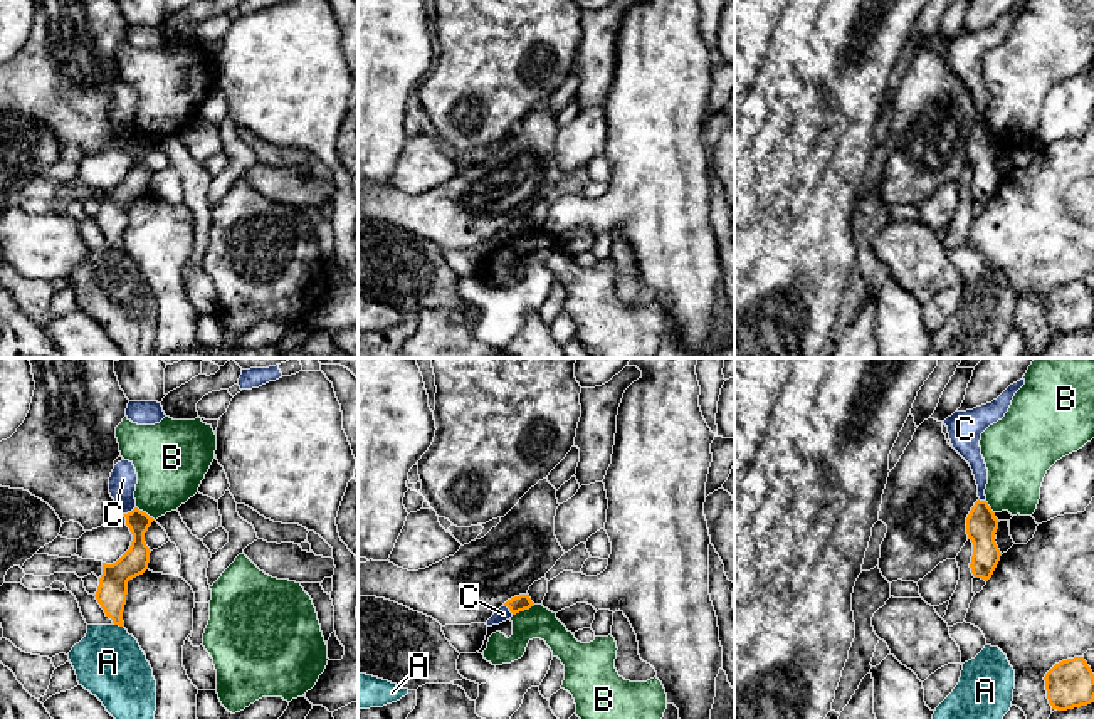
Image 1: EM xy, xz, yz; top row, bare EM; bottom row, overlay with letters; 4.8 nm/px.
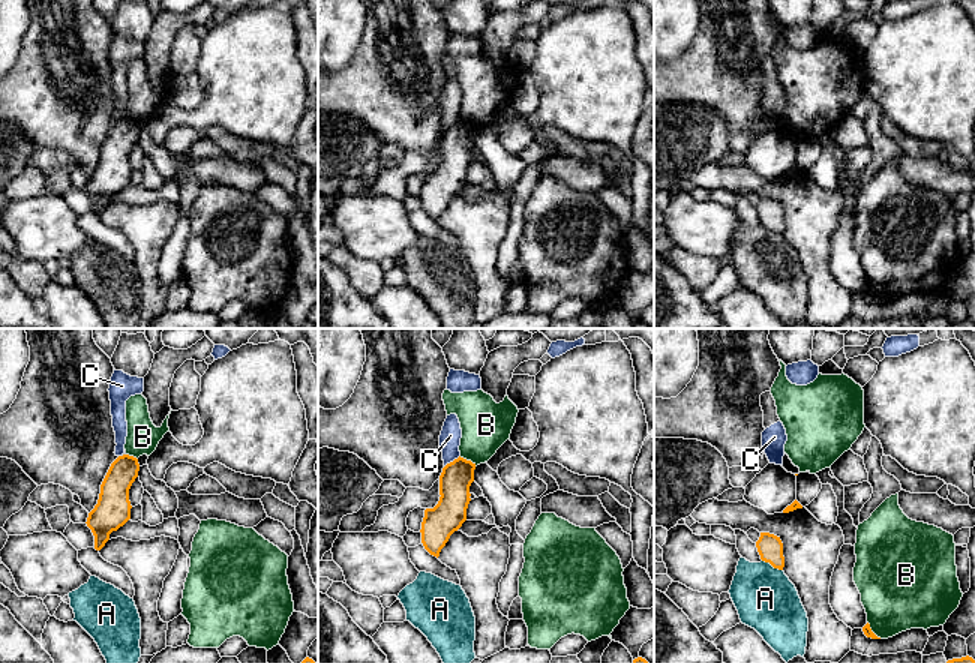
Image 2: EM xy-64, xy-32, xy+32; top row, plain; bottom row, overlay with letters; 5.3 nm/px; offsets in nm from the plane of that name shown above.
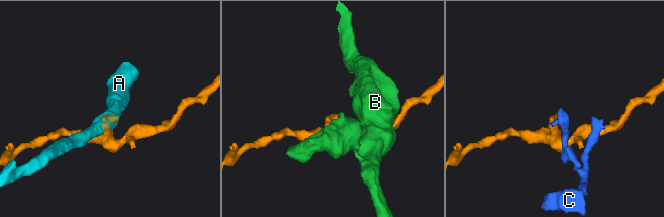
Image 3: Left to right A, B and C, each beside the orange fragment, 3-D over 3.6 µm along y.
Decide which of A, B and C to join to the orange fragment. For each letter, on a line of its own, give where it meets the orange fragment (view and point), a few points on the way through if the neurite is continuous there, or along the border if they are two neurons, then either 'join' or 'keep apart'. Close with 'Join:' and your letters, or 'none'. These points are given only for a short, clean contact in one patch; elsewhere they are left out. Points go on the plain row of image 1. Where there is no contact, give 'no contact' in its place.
A: xy (120, 249) | along xy (115, 247), (123, 251) | keep apart
B: xz (523, 234) | keep apart
C: xy (131, 135) | along xy (135, 130), (125, 138) | keep apart
Join: none

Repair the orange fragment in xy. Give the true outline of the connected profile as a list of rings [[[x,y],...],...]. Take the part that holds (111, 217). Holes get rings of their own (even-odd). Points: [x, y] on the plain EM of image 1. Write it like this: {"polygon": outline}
{"polygon": [[[138,131],[124,138],[124,141],[126,150],[133,158],[131,170],[116,186],[103,186],[103,198],[94,218],[106,240],[109,240],[113,247],[119,250],[124,250],[123,235],[126,228],[128,205],[148,193],[151,175],[145,166],[145,156],[155,144]]]}

